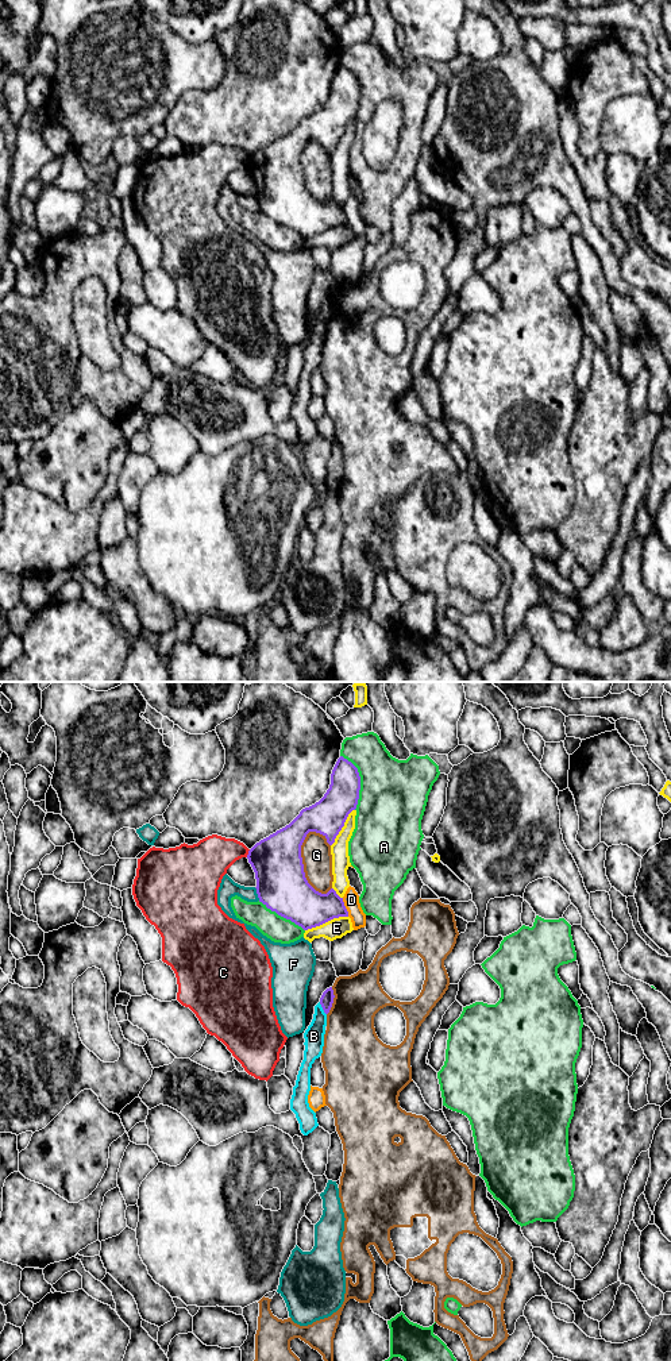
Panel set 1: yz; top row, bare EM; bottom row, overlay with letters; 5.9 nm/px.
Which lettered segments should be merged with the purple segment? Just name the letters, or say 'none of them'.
none of them

